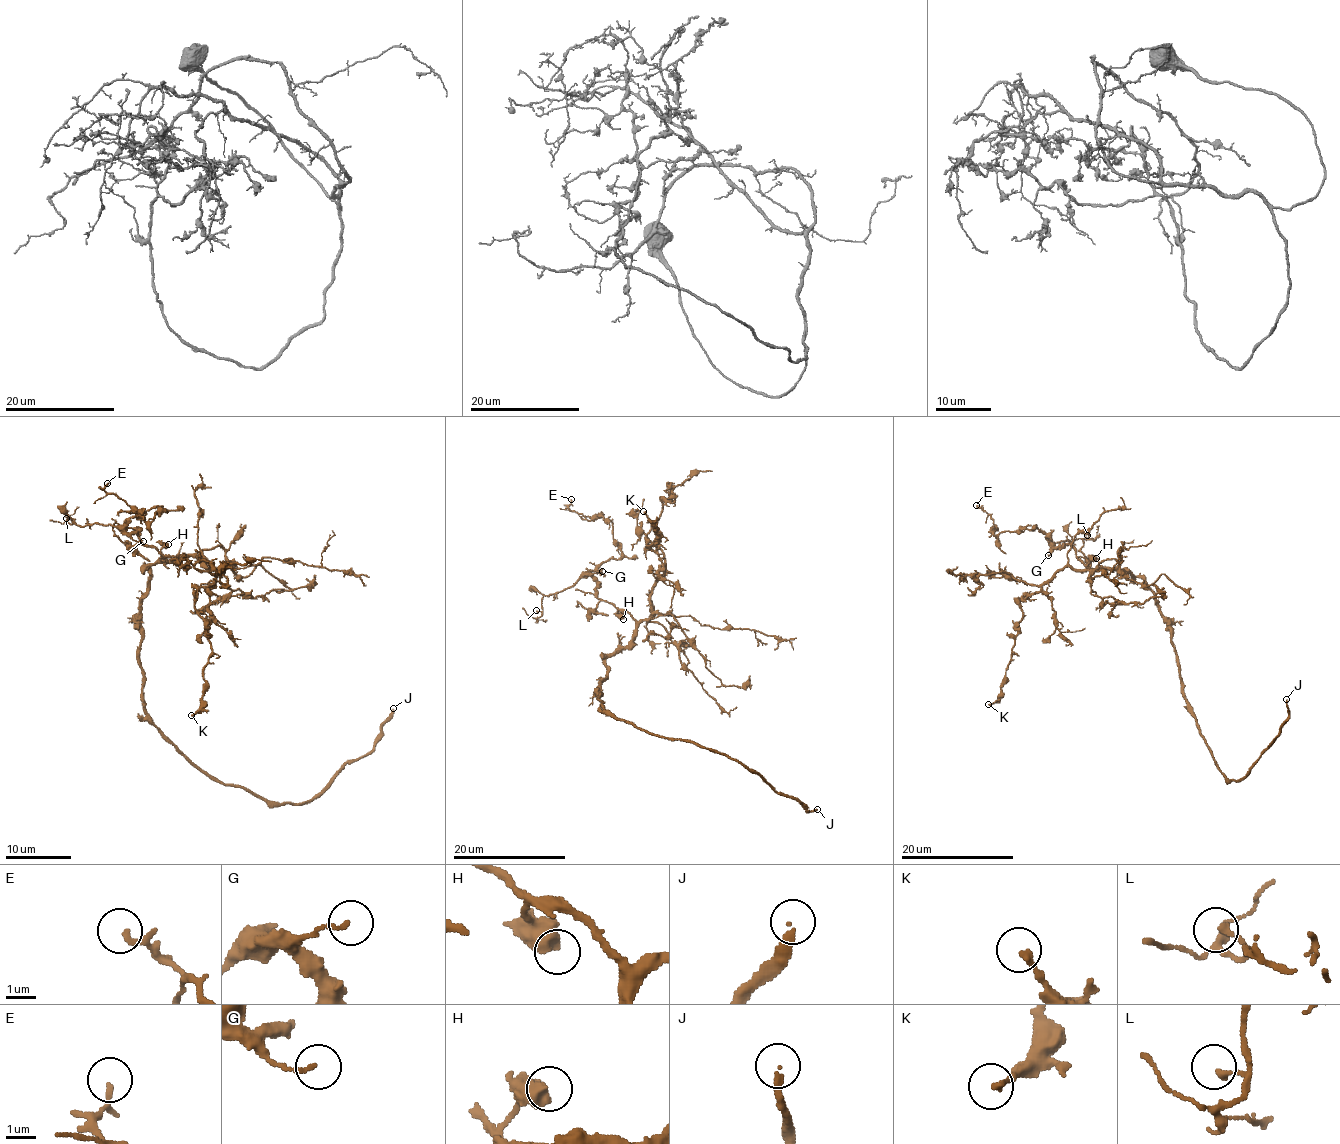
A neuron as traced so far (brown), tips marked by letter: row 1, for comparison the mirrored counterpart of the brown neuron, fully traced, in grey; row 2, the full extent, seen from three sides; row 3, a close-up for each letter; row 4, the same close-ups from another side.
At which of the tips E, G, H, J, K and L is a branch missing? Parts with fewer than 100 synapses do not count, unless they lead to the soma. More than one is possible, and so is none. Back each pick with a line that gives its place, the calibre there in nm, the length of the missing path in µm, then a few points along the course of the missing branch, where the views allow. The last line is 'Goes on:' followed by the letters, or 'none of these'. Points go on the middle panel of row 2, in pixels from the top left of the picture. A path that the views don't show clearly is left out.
J: (817, 809) | 240 nm | 110 µm | (817, 809), (801, 821), (788, 811), (763, 856), (732, 853), (701, 823), (688, 702), (667, 617), (670, 573)
Goes on: J

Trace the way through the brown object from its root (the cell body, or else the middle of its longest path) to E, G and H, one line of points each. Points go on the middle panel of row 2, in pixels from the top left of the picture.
E: (601, 695), (605, 660), (635, 620), (599, 599), (588, 575), (620, 556), (612, 523), (572, 511), (571, 499)
G: (601, 695), (605, 660), (627, 644), (635, 628), (627, 613), (596, 596), (592, 575), (602, 571)
H: (601, 695), (601, 682), (608, 671), (605, 660), (632, 638), (635, 620), (618, 610), (623, 619)

